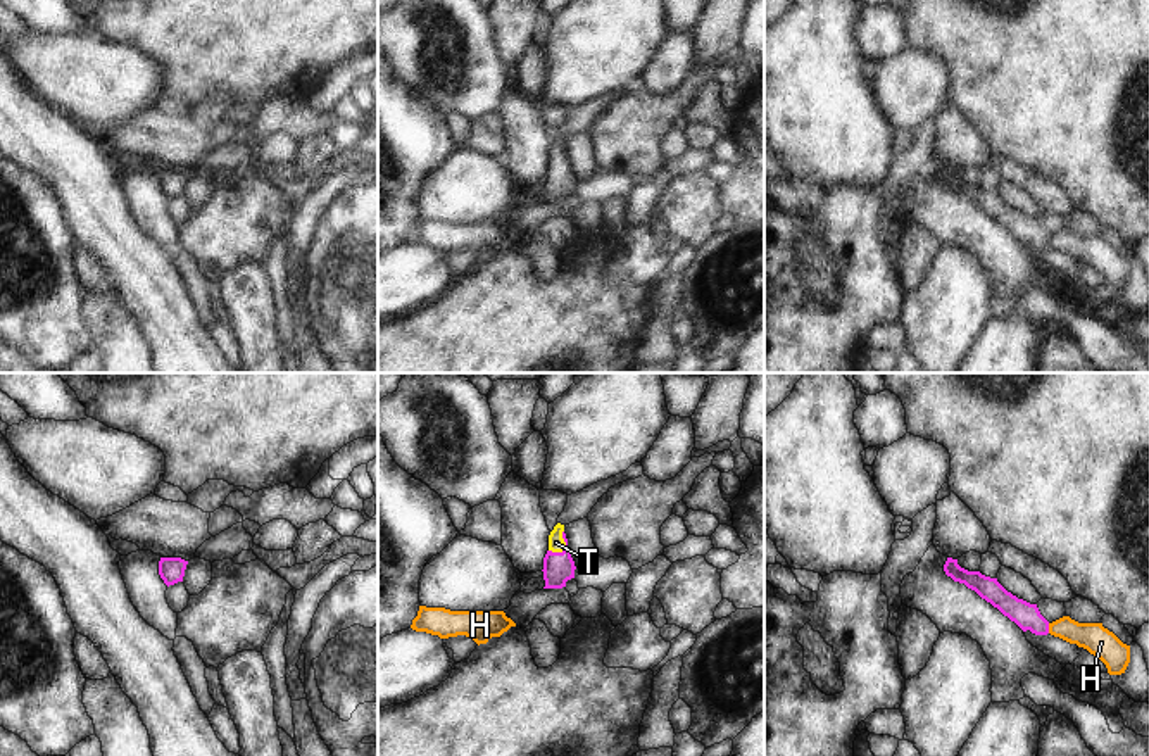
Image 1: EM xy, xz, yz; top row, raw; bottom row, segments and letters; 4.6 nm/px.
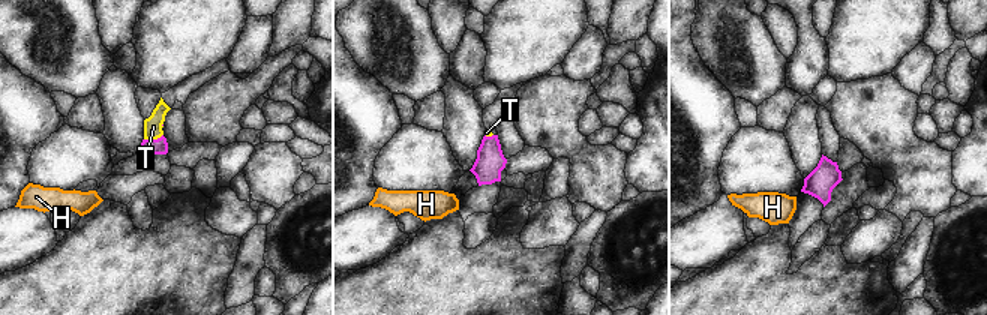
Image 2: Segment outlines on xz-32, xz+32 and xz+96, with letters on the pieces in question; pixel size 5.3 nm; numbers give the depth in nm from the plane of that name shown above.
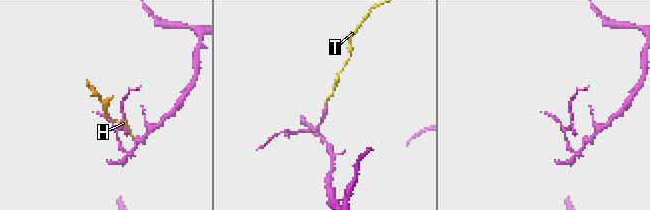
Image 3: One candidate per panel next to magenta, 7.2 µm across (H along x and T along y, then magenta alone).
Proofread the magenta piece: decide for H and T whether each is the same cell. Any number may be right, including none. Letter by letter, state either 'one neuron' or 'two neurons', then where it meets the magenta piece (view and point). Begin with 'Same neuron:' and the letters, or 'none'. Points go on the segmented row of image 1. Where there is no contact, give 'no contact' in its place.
Same neuron: T
H: two neurons | yz (1048, 629)
T: one neuron | xz (566, 548)

